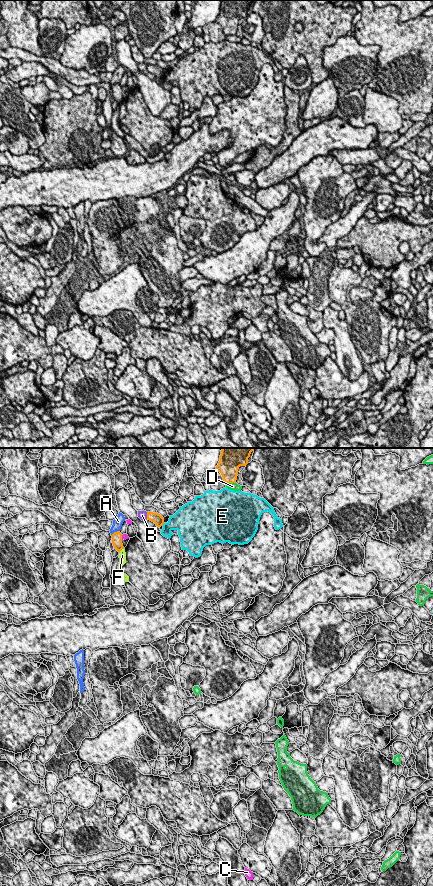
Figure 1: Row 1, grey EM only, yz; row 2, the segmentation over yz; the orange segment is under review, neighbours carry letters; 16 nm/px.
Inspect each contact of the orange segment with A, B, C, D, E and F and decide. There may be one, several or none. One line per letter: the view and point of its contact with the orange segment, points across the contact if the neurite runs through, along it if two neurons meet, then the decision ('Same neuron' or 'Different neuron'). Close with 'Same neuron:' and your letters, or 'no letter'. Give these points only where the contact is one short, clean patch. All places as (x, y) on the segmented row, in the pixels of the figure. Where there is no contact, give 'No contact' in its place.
A: Touches orange at yz (115, 532). Different neuron
B: Touches orange at yz (147, 515). Different neuron
C: Touches orange at yz (121, 537). Different neuron
D: Touches orange at yz (230, 482). Different neuron
E: Touches orange at yz (163, 523). Different neuron
F: Touches orange at yz (120, 550). Boundary: yz (122, 548), (119, 551). Different neuron
Same neuron: no letter

